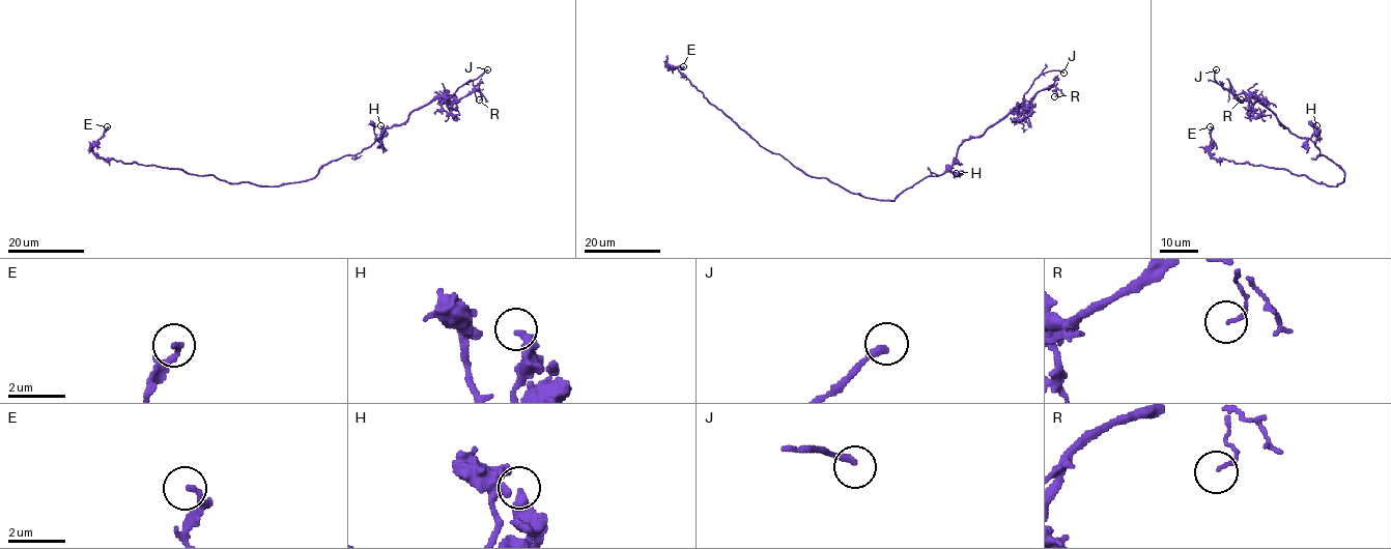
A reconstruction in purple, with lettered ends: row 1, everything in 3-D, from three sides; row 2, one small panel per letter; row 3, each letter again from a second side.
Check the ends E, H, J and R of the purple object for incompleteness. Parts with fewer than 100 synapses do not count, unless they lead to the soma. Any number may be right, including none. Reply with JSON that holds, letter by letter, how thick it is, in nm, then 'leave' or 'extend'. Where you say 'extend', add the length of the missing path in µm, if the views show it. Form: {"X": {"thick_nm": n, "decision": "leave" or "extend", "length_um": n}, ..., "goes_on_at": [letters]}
{"E": {"thick_nm": 200, "decision": "leave"}, "H": {"thick_nm": 260, "decision": "leave"}, "J": {"thick_nm": 220, "decision": "extend", "length_um": 35}, "R": {"thick_nm": 110, "decision": "leave"}, "goes_on_at": ["J"]}

